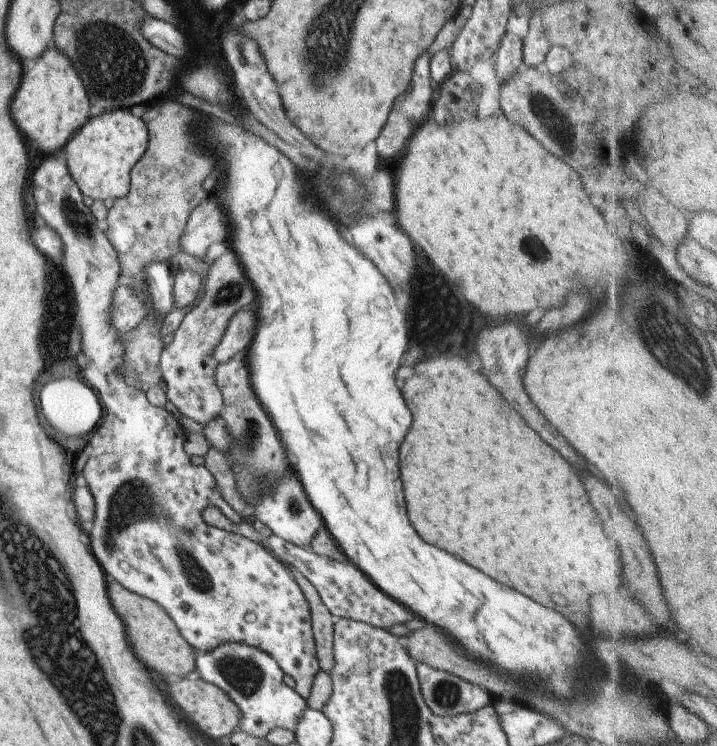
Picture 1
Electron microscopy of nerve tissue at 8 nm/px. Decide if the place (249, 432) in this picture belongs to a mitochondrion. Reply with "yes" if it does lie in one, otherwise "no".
yes

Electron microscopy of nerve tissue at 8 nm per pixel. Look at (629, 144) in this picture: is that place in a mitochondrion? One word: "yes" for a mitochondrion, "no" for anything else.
no

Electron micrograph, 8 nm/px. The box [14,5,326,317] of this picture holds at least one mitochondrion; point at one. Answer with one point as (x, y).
(111, 58)

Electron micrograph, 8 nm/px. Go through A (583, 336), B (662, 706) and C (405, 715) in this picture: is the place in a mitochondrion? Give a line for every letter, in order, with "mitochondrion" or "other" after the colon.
A: mitochondrion
B: other
C: mitochondrion

